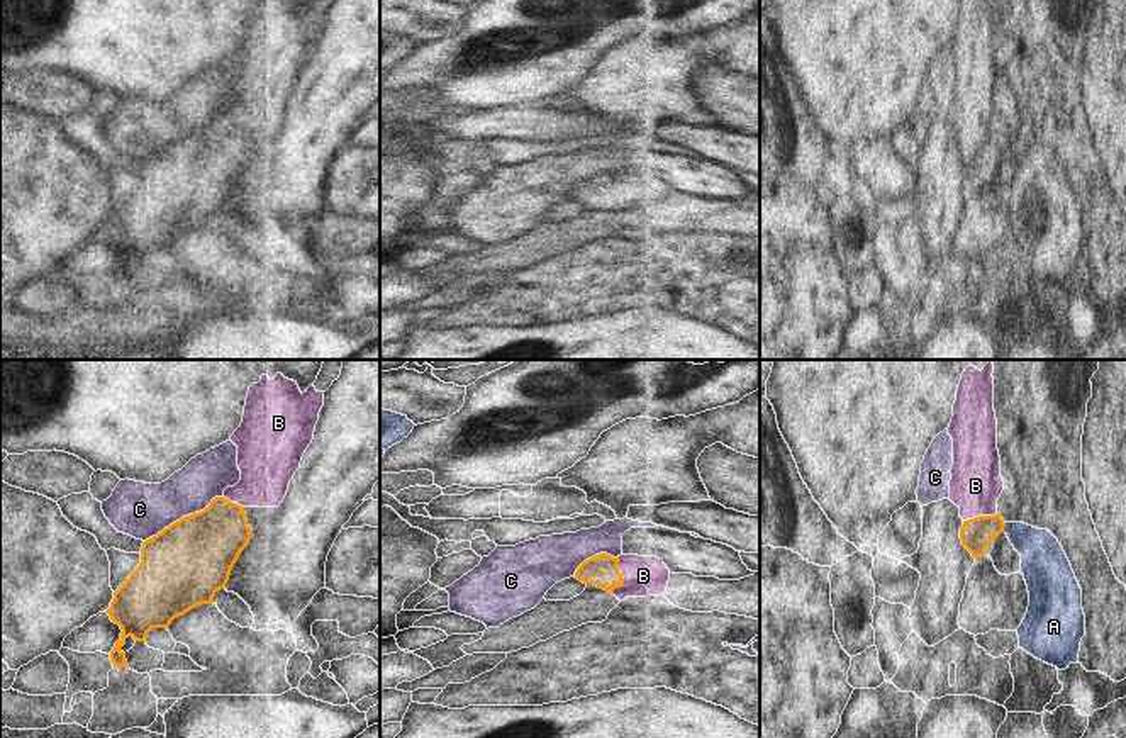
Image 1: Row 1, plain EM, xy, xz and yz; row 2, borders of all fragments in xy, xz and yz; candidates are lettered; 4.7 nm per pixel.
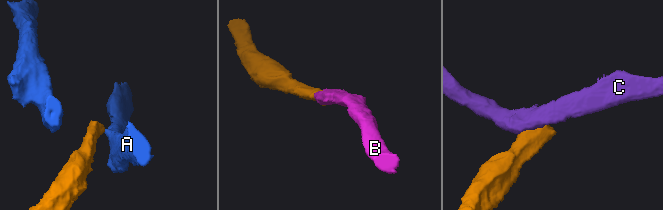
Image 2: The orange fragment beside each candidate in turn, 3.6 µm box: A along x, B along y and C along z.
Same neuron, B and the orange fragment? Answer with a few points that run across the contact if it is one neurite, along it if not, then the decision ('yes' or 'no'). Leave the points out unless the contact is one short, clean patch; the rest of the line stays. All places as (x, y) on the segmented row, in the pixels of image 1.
line xz (602, 570), (621, 577), (643, 575); yes

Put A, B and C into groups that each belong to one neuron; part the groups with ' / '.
A / B / C

